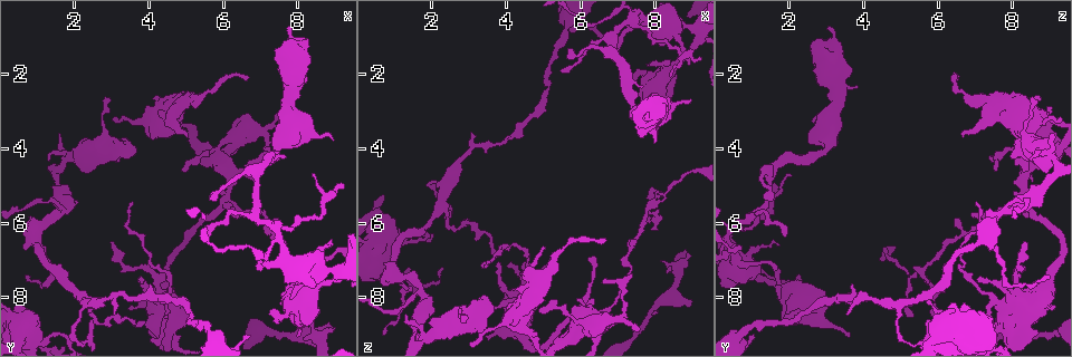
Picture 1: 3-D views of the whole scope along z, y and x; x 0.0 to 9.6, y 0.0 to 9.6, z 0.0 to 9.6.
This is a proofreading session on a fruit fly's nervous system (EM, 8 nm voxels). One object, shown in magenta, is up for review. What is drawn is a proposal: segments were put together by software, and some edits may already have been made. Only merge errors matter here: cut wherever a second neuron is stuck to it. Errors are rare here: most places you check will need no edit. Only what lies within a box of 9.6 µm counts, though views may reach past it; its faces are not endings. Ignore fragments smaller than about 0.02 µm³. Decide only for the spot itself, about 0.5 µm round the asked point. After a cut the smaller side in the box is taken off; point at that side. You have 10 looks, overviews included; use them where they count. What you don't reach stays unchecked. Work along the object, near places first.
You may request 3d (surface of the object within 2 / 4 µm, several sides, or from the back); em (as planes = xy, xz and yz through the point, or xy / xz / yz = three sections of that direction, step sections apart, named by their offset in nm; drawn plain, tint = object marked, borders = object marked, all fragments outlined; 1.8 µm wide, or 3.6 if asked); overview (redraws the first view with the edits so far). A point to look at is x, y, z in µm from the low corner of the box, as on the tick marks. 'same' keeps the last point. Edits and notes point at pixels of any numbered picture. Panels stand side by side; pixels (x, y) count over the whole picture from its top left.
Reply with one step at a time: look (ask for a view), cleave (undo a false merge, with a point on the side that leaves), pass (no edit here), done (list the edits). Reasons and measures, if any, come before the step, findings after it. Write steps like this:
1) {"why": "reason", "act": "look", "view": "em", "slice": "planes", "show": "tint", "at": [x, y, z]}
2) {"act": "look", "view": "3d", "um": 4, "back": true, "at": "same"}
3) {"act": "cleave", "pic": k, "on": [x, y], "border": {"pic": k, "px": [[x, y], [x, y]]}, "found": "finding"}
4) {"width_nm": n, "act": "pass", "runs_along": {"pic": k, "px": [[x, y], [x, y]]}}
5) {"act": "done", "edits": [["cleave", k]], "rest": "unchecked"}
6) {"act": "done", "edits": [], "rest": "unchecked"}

{"why": "arms part here", "act": "look", "view": "em", "slice": "planes", "show": "tint", "at": [7.80, 7.35, 5.55]}

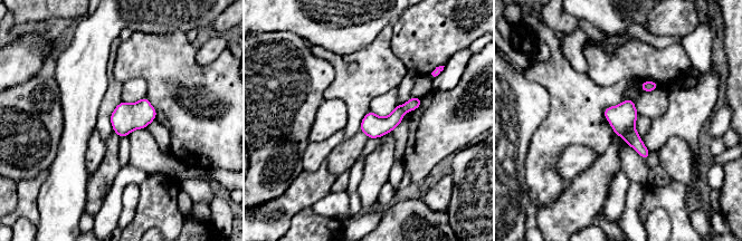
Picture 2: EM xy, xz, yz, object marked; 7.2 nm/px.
{"width_nm": 170, "act": "pass", "found": "all the same neuron"}

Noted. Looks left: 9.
{"why": "thin neck", "act": "look", "view": "3d", "um": 4, "at": [9.10, 7.35, 0.80]}

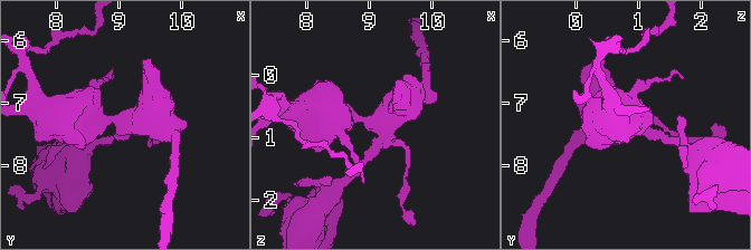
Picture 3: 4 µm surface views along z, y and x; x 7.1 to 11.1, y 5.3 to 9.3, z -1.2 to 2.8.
{"arms": 4, "why": "shape alone is not enough", "act": "look", "view": "em", "slice": "planes", "show": "tint", "at": [9.05, 7.35, 0.80]}

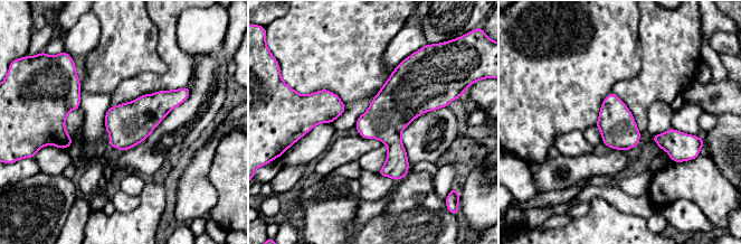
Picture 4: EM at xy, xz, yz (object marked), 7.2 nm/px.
{"act": "pass", "found": "all the same neuron"}

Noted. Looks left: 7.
{"why": "side arm on a straight run", "act": "look", "view": "em", "slice": "planes", "show": "plain", "at": [5.85, 4.30, 8.95]}

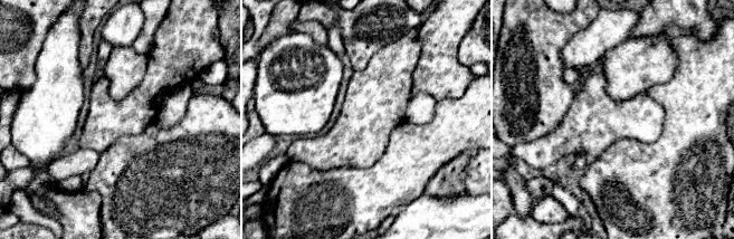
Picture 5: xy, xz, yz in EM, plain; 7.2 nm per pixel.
{"why": "with the object marked", "act": "look", "view": "em", "slice": "planes", "show": "tint", "at": "same"}

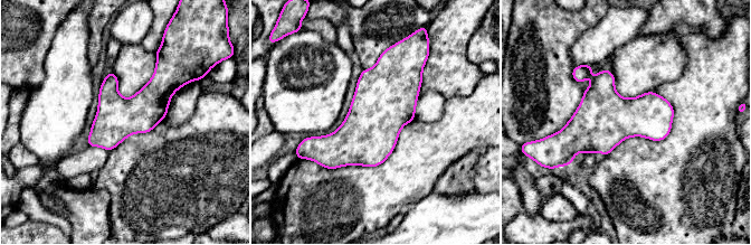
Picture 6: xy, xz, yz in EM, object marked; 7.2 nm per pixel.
{"act": "pass", "found": "all the same neuron"}

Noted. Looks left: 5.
{"why": "thin arm on a thick one", "act": "look", "view": "em", "slice": "xz", "step": 4, "show": "tint", "at": [1.75, 5.65, 7.85]}

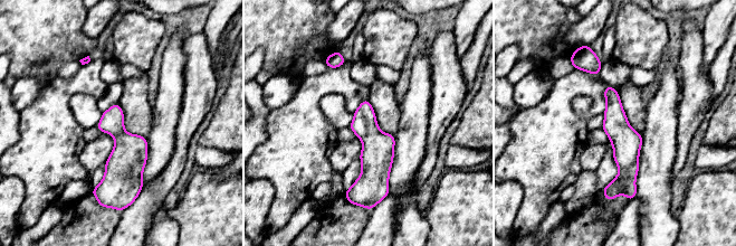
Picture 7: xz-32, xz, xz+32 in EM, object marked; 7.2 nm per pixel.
{"act": "pass", "runs_along": {"pic": 7, "px": [[609, 88], [625, 141], [614, 191]]}, "found": "continuous, no second neuron"}

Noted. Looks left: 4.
{"act": "done", "edits": [], "rest": "unchecked"}

